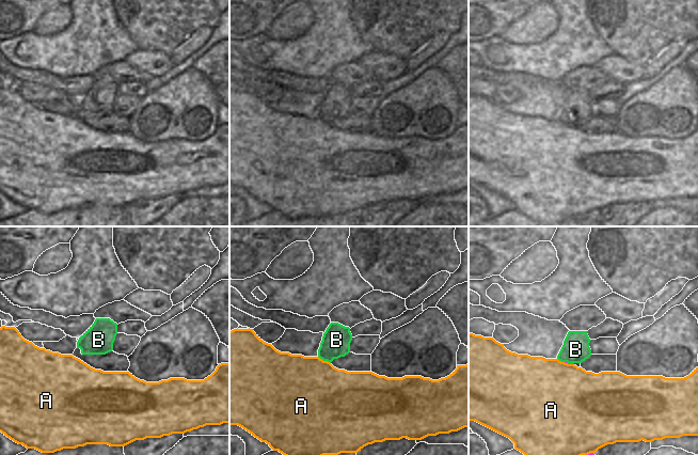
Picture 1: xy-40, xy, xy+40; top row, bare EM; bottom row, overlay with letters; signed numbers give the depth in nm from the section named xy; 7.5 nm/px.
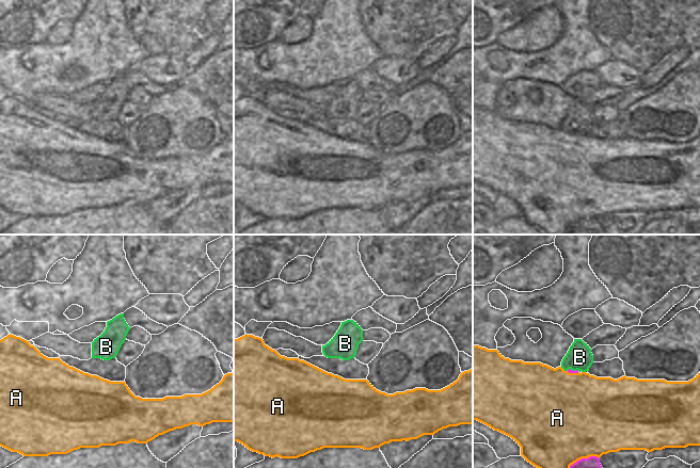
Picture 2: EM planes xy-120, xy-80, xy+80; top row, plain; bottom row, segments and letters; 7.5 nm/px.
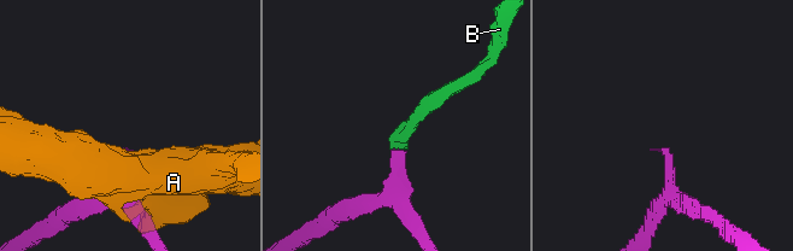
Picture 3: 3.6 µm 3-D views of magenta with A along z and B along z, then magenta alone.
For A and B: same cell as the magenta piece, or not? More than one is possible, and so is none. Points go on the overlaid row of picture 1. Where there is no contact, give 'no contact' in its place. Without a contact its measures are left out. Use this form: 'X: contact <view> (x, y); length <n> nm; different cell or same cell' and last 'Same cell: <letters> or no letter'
A: contact xy+40 (590, 453); length 60 nm; different cell
B: contact xy+40 (569, 363); length 70 nm; same cell
Same cell: B

